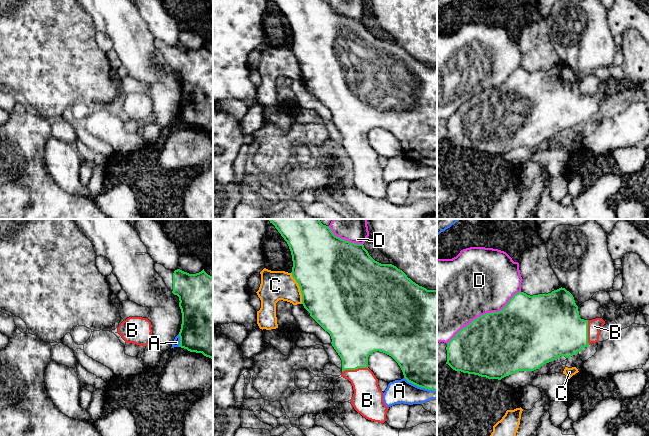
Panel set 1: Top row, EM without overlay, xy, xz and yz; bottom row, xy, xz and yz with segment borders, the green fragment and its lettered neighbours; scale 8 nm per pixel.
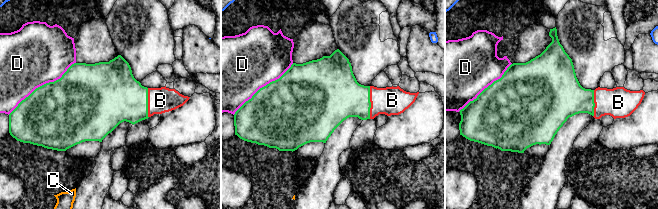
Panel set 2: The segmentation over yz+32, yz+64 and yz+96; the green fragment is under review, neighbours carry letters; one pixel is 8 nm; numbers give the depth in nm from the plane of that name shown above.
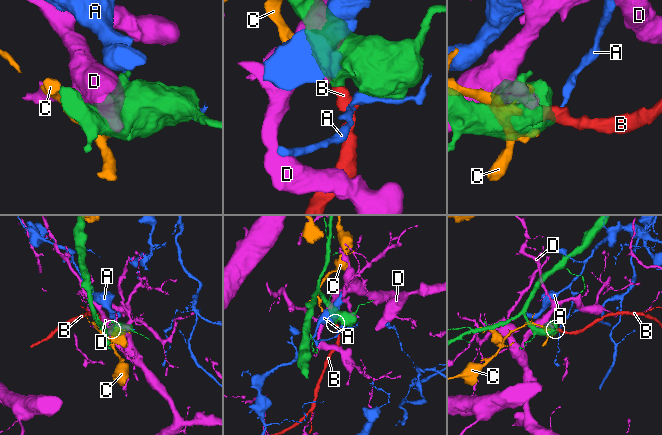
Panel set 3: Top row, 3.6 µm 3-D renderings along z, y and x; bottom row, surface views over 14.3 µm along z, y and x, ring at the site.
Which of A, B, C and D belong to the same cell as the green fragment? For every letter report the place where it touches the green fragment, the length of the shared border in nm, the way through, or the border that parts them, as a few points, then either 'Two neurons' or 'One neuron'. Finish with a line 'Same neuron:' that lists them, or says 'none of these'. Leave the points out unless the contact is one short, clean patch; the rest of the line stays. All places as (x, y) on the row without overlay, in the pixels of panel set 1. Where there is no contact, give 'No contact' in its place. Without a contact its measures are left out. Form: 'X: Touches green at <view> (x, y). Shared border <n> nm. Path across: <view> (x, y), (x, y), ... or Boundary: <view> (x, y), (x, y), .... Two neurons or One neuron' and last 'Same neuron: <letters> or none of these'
A: Touches green at xz (420, 162). Shared border 280 nm. Two neurons
B: Touches green at xz (354, 145). Shared border 220 nm. Path across: xz (354, 114), (354, 145), (365, 160), (367, 173). One neuron
C: Touches green at xz (300, 64). Shared border 260 nm. Two neurons
D: Touches green at yz (484, 90). Shared border 750 nm. Two neurons
Same neuron: B

